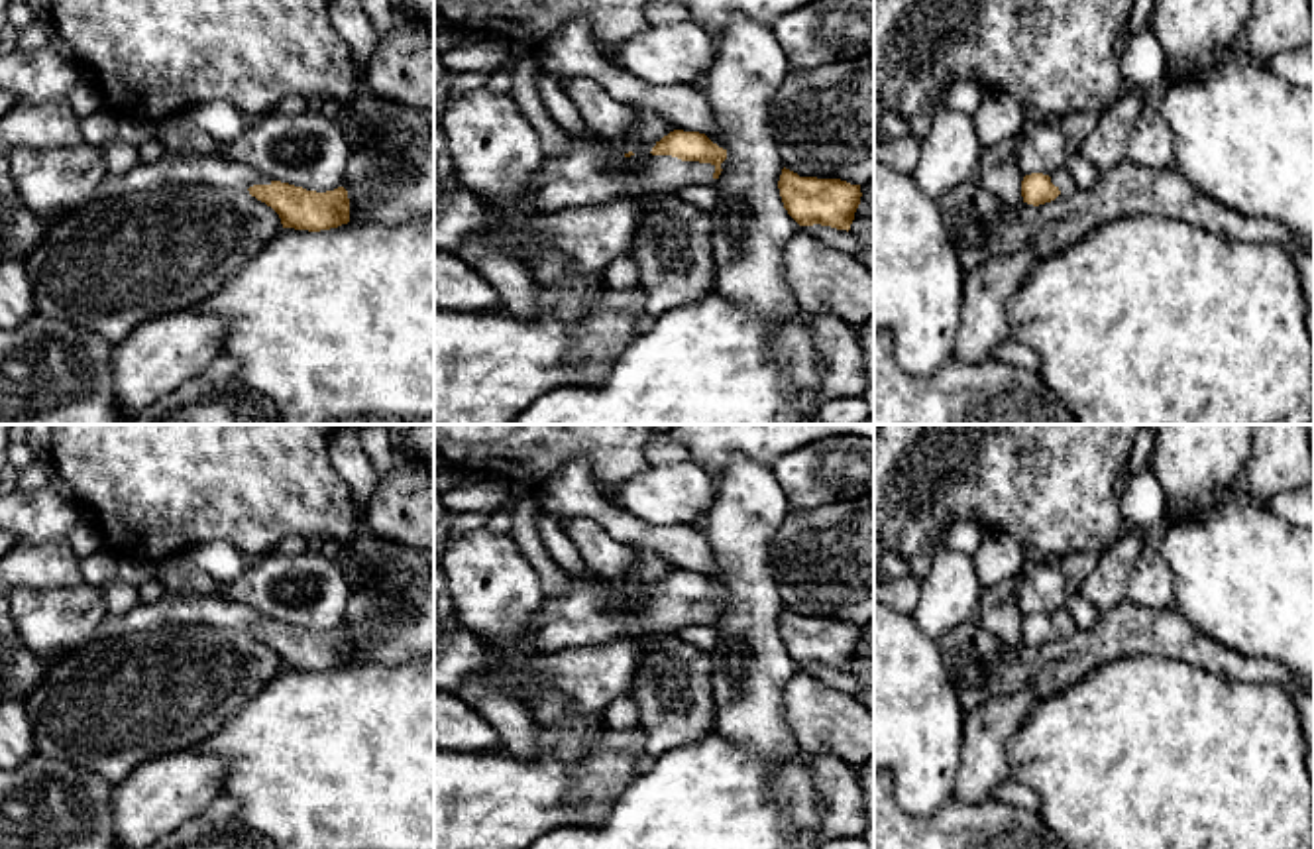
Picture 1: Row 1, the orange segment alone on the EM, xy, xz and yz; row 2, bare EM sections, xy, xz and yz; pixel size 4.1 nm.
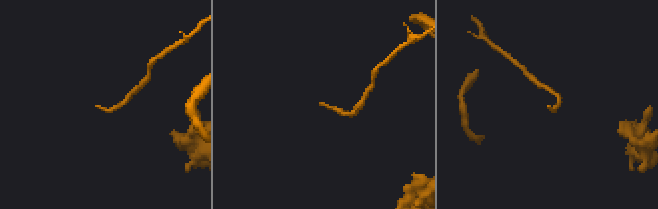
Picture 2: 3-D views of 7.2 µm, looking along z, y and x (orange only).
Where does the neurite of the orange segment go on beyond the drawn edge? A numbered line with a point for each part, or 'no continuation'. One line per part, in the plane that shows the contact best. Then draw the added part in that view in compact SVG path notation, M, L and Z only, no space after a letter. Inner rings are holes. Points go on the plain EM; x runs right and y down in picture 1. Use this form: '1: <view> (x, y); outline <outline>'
1: xz (588, 616); outline M579 582L562 597L546 597L534 615L536 635L520 645L530 643L546 652L599 647L660 629L713 627L713 613L711 603L672 595L613 599L609 590Z

